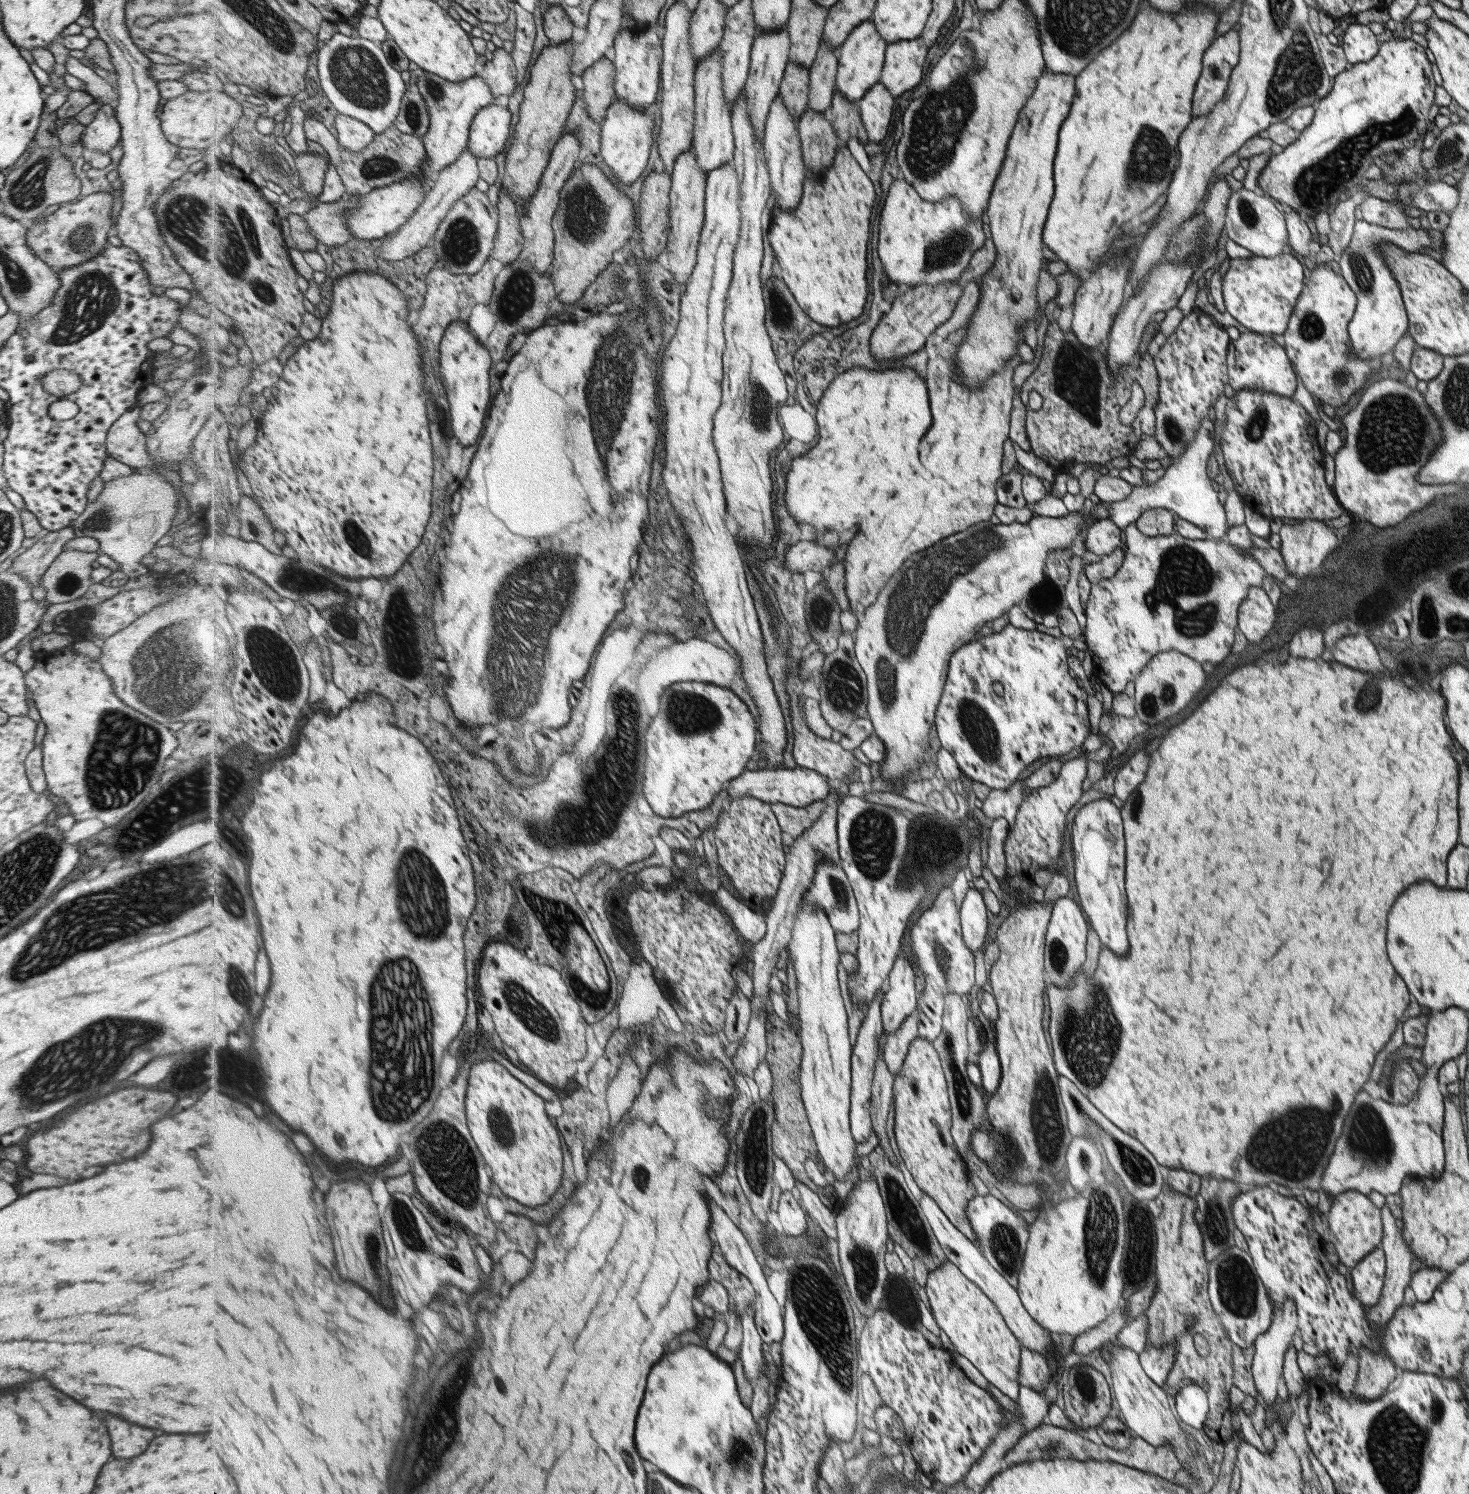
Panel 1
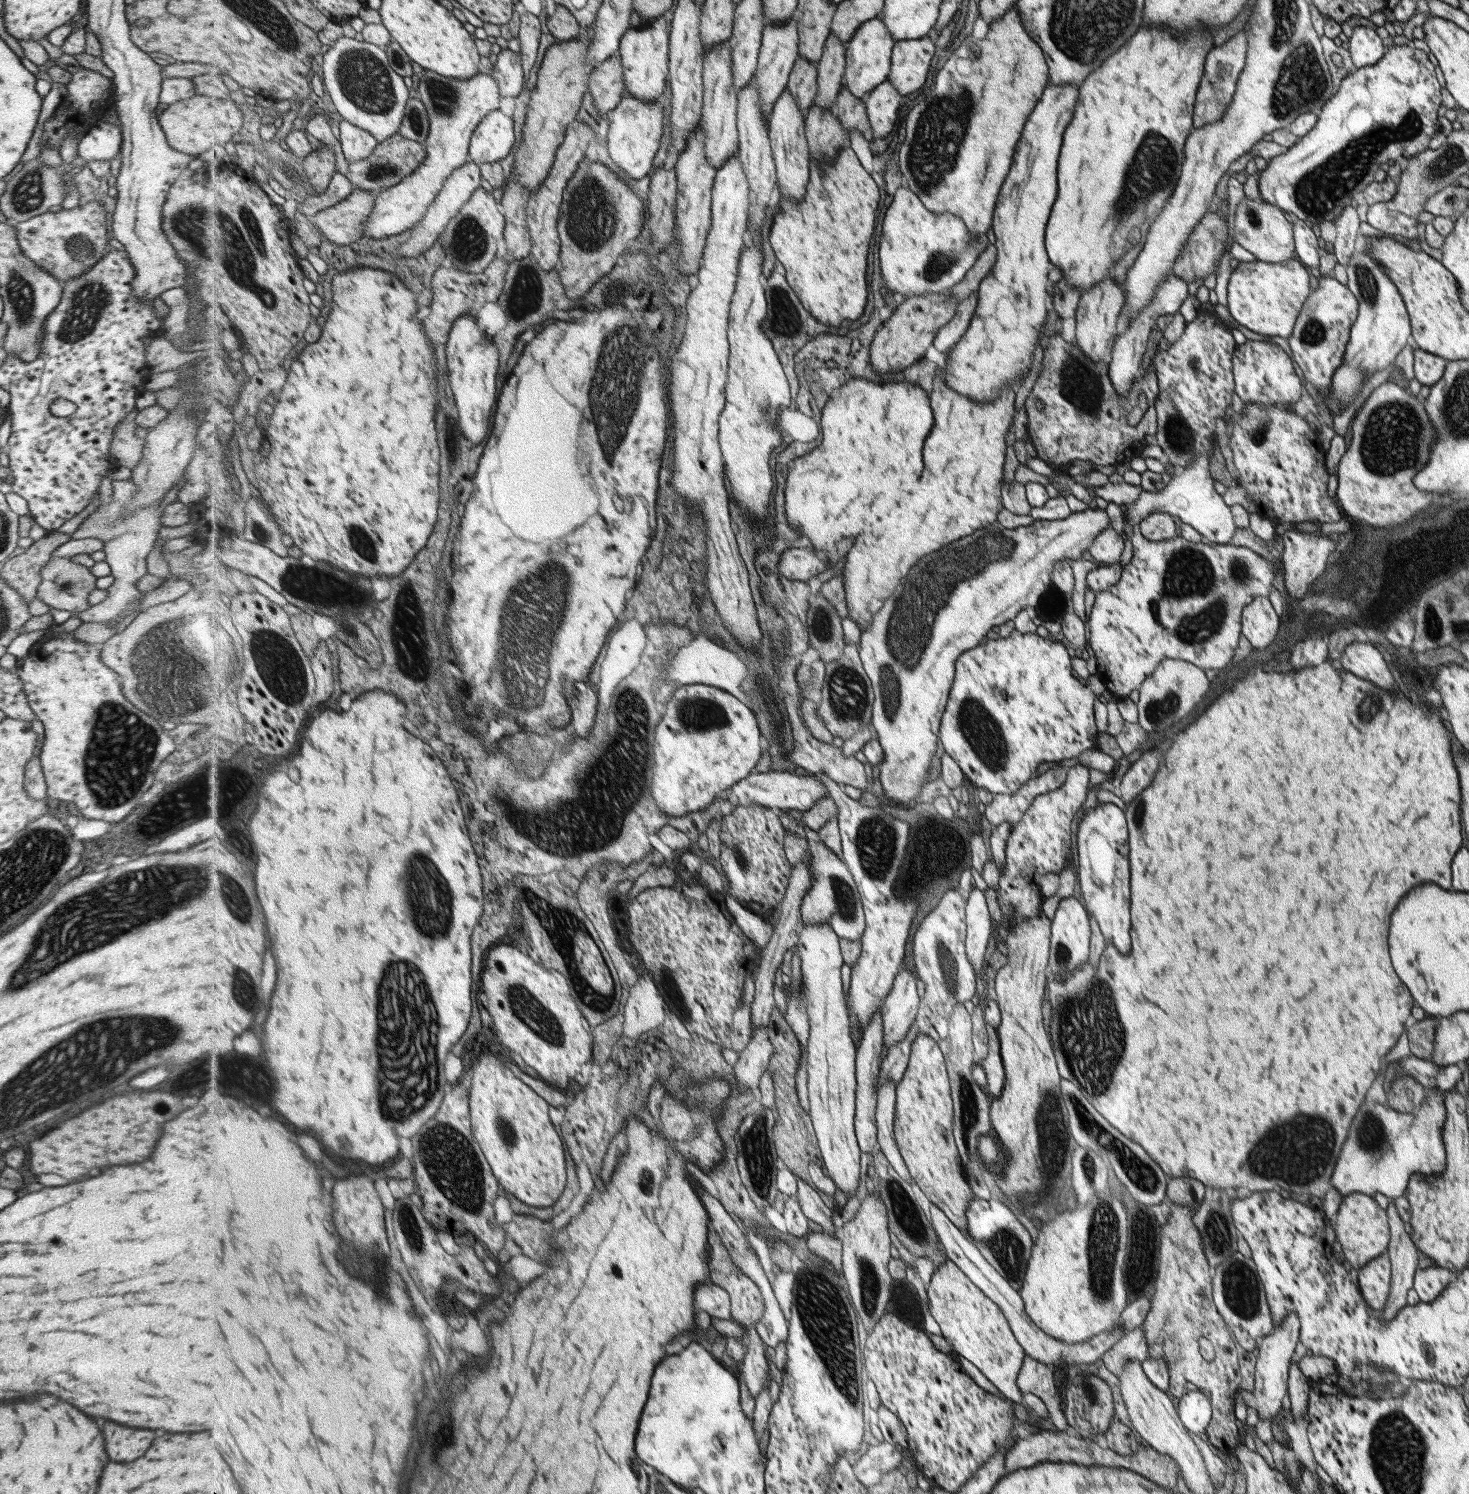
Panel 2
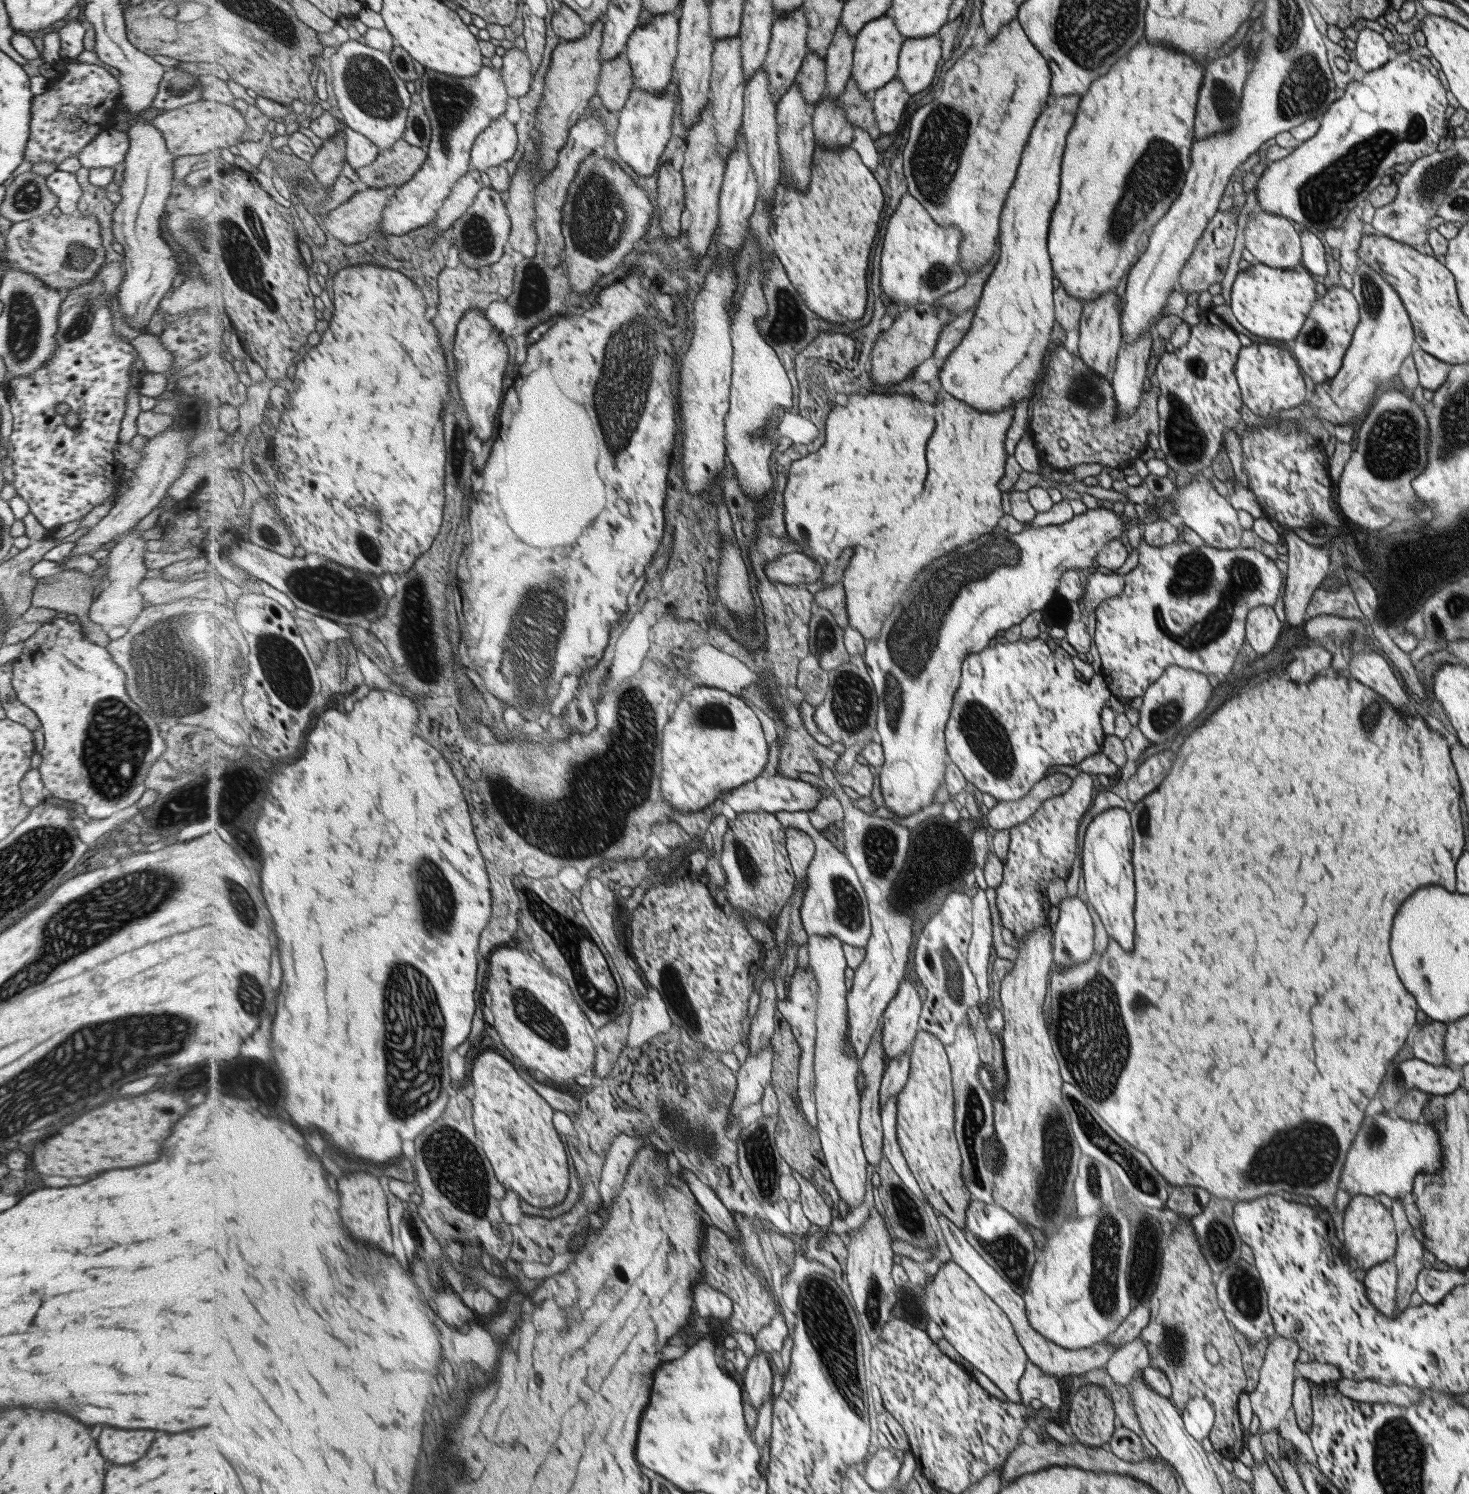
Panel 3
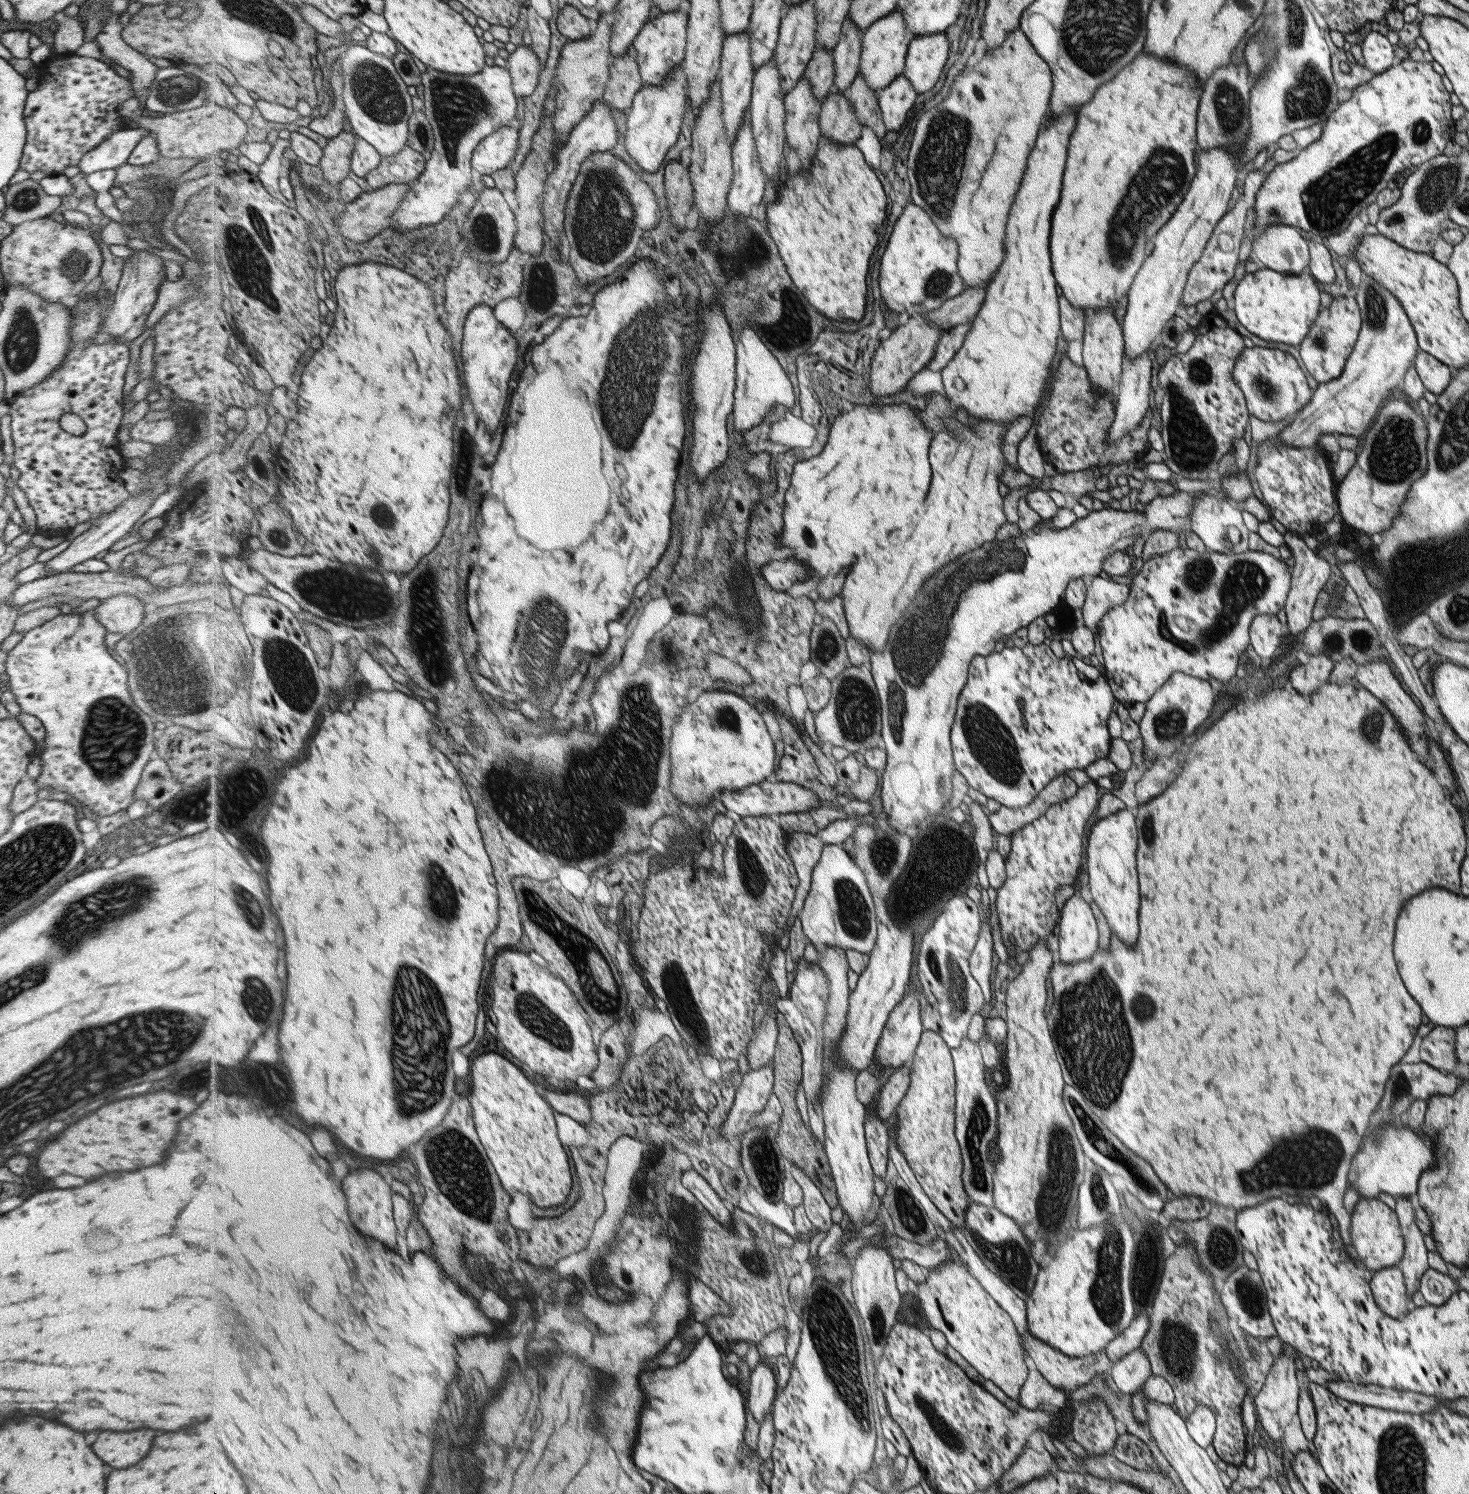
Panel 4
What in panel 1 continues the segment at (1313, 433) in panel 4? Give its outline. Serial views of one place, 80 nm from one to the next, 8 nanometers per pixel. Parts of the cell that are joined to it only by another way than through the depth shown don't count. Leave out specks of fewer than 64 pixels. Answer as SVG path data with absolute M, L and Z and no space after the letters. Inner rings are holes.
M1355 220L1353 233L1343 253L1344 258L1336 259L1336 262L1341 270L1341 278L1344 278L1349 290L1352 290L1356 296L1356 307L1351 321L1347 323L1350 352L1356 358L1380 359L1408 333L1408 315L1403 296L1385 265L1384 252L1387 244L1395 245L1399 250L1409 253L1423 252L1425 248L1441 252L1444 248L1442 232L1431 228L1429 230L1421 230L1421 228L1415 230L1411 227L1401 230L1387 229L1363 220Z

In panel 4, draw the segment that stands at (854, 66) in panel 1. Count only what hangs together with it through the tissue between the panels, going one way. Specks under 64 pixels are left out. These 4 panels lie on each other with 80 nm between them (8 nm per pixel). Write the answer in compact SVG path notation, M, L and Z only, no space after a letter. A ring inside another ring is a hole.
M893 11L887 16L880 18L879 21L865 30L863 37L863 52L860 62L860 75L878 92L880 89L889 85L896 77L899 77L905 68L905 55L907 45L913 37L917 36L909 29L906 29L904 16L901 11Z

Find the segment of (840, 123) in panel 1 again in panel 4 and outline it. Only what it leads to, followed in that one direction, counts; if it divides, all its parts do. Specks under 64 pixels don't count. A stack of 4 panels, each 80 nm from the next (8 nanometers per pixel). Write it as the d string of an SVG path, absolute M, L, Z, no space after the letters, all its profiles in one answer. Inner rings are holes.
M859 75L855 82L845 92L845 96L850 98L860 121L865 126L873 128L874 135L880 139L886 133L885 122L882 121L882 112L878 105L878 92L866 81L863 75Z

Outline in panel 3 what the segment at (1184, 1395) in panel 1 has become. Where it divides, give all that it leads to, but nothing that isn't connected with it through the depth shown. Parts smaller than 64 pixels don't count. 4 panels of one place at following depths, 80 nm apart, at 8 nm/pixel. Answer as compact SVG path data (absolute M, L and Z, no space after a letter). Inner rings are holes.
M1194 1396L1180 1412L1182 1424L1198 1443L1211 1435L1214 1414L1211 1404L1204 1398Z

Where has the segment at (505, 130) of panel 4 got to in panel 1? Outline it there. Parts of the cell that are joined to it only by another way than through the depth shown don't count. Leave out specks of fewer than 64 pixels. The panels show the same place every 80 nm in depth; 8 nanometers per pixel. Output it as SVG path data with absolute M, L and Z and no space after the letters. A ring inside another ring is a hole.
M490 104L475 116L470 129L468 148L477 158L494 159L505 150L511 138L511 112L503 106Z

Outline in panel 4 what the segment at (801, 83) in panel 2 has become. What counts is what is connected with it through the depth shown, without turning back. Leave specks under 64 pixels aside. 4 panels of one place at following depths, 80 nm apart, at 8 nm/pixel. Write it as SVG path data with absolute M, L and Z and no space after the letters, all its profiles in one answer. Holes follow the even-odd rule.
M823 47L817 48L804 76L812 82L814 86L812 89L817 98L825 99L831 95L836 84L836 56L834 52Z

